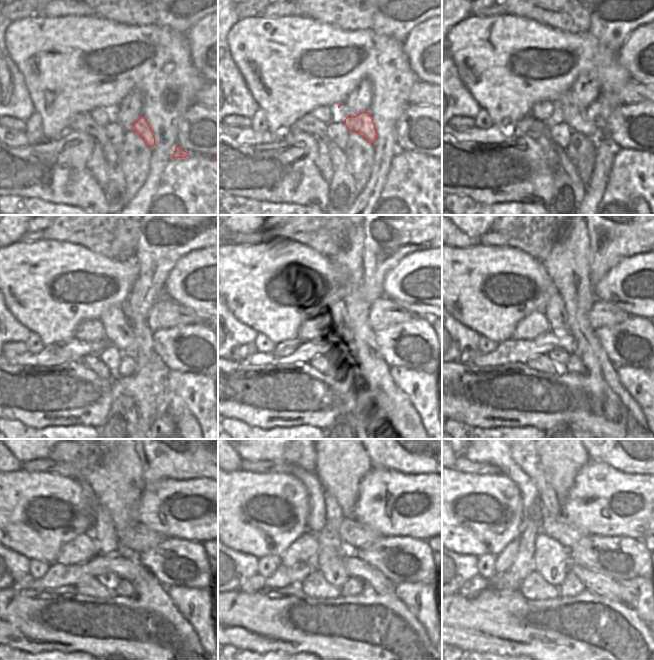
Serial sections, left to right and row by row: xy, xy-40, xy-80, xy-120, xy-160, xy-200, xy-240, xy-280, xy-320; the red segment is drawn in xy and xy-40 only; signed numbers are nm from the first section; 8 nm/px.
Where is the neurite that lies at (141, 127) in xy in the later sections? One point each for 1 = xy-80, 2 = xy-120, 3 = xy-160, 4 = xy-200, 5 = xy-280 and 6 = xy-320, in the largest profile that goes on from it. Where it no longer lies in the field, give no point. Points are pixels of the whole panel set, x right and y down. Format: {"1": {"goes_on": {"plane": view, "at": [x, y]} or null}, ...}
{"1": {"goes_on": {"plane": "xy-80", "at": [578, 119]}}, "2": {"goes_on": {"plane": "xy-120", "at": [118, 332]}}, "3": {"goes_on": {"plane": "xy-160", "at": [334, 314]}}, "4": {"goes_on": {"plane": "xy-200", "at": [554, 311]}}, "5": {"goes_on": {"plane": "xy-280", "at": [333, 514]}}, "6": {"goes_on": {"plane": "xy-320", "at": [527, 459]}}}

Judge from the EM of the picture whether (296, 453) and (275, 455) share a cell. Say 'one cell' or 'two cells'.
two cells

